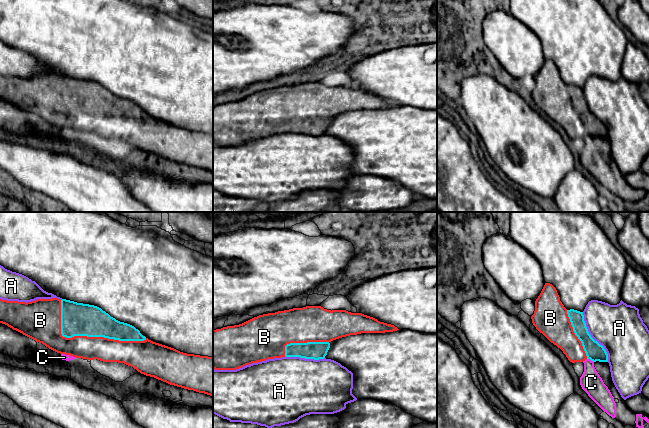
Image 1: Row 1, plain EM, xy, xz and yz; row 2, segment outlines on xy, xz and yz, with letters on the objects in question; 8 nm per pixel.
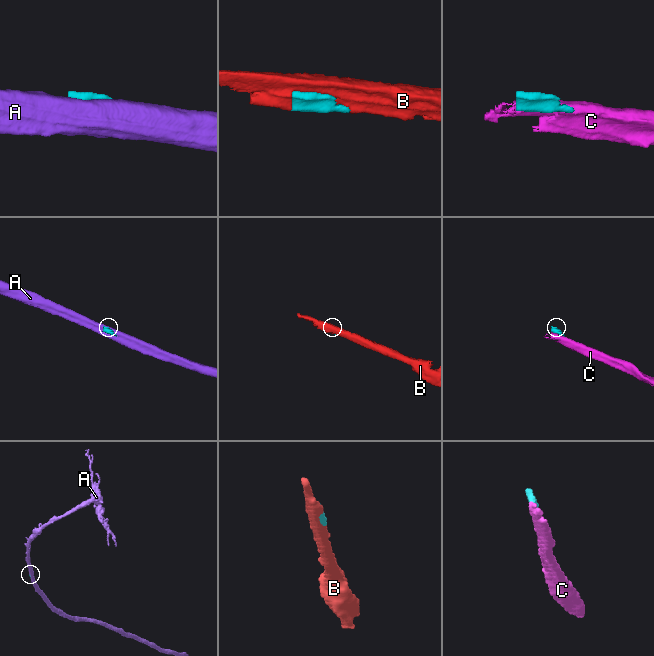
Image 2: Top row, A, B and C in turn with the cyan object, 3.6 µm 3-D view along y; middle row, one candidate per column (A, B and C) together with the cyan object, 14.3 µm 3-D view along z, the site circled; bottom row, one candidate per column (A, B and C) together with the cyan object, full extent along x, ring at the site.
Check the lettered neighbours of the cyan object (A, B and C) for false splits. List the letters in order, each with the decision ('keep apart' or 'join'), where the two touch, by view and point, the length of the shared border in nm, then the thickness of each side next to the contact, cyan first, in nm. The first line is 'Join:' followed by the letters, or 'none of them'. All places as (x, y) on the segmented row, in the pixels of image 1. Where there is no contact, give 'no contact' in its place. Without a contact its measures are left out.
Join: B
A: keep apart; contact yz (591, 337); length 460 nm; calibres 150 and 380 nm
B: join; contact xy (87, 336); length 750 nm; calibres 280 and 190 nm
C: keep apart; contact yz (590, 359); length 70 nm; calibres 150 and 170 nm

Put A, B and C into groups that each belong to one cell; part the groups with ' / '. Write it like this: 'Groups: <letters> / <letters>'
Groups: A / B / C

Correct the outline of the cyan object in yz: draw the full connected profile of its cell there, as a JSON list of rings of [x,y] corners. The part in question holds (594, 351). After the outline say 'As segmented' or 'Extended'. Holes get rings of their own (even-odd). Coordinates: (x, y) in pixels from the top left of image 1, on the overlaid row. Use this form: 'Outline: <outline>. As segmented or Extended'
Outline: [[[545,283],[535,301],[535,311],[531,319],[536,329],[551,343],[560,348],[570,362],[583,362],[586,359],[590,359],[593,362],[608,362],[608,354],[604,347],[589,334],[583,312],[574,309],[567,310],[552,284]]]. Extended

